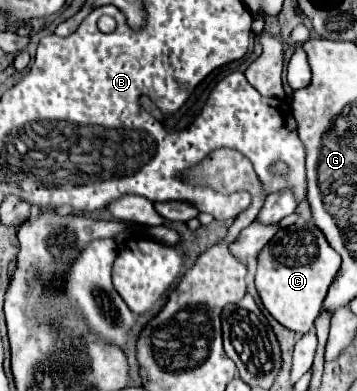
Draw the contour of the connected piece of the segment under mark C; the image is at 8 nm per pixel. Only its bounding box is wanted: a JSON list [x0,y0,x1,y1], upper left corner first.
[255,222,341,334]

